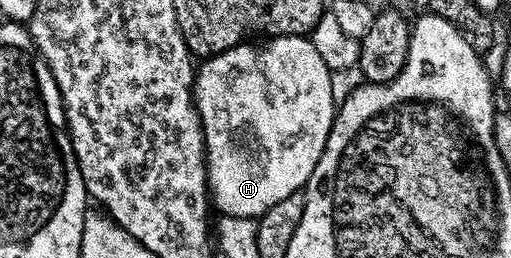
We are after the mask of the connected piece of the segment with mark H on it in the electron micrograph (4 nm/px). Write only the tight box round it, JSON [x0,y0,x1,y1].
[194,36,336,216]

